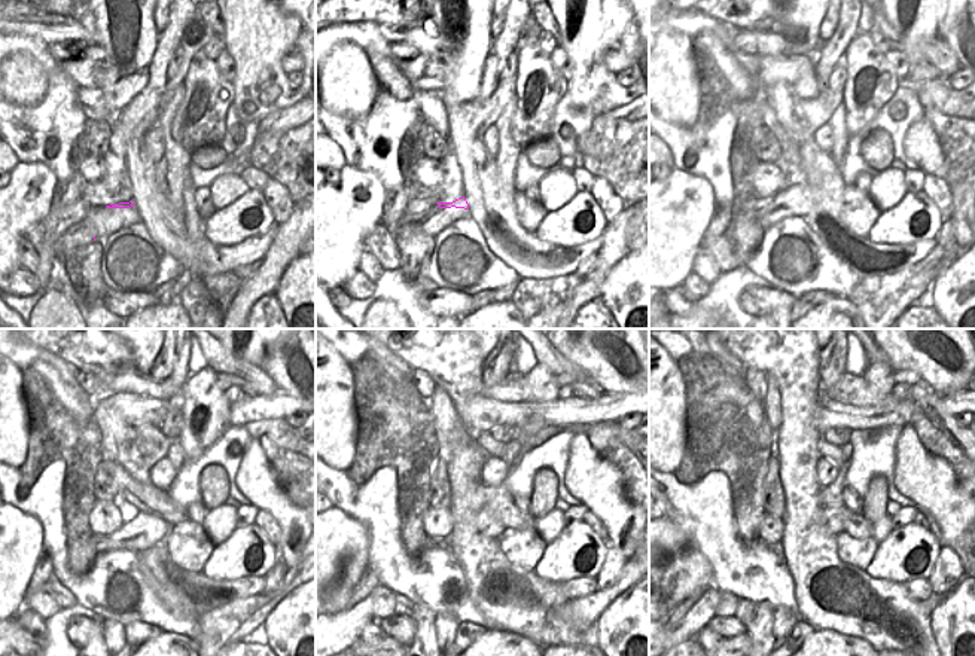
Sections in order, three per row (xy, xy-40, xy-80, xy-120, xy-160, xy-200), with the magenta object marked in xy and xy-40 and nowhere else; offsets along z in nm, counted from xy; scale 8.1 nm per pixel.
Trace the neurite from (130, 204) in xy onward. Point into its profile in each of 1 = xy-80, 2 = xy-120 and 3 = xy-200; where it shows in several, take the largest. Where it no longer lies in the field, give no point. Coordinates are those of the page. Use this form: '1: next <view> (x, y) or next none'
1: next xy-80 (795, 200)
2: next xy-120 (142, 531)
3: next xy-200 (832, 518)

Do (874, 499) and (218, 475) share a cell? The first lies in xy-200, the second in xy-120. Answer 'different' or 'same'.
same

